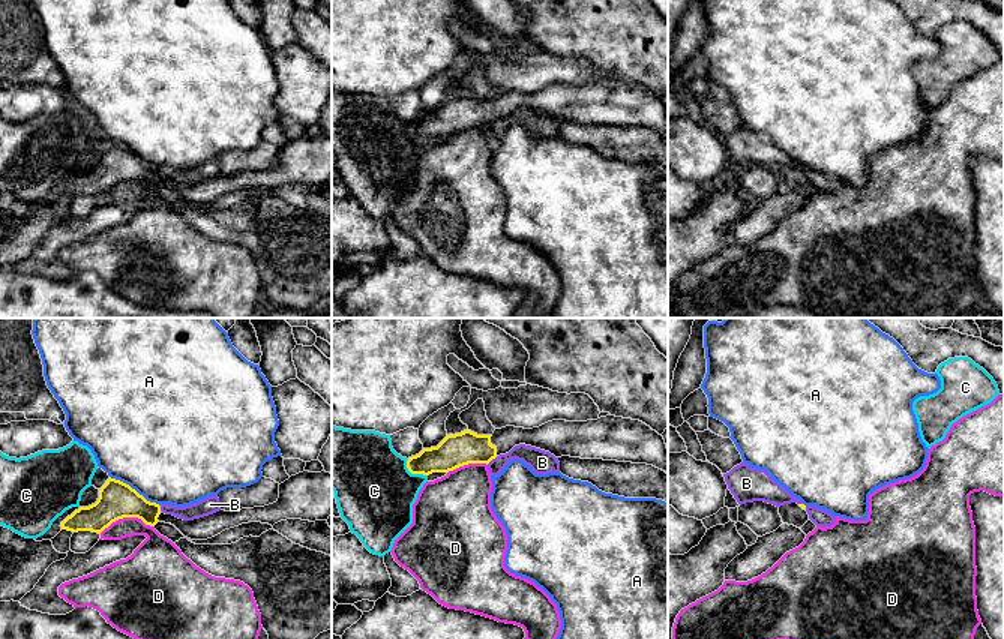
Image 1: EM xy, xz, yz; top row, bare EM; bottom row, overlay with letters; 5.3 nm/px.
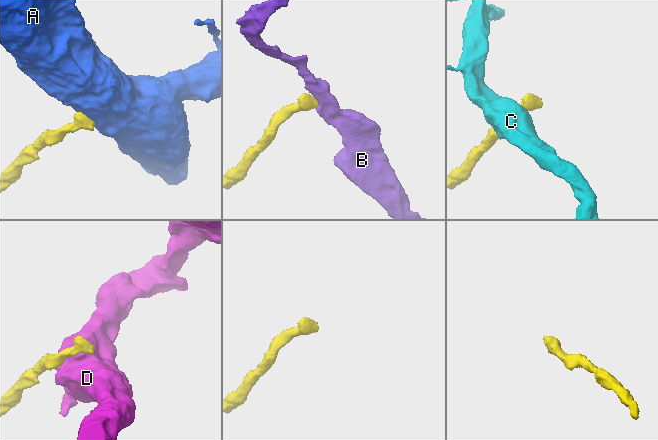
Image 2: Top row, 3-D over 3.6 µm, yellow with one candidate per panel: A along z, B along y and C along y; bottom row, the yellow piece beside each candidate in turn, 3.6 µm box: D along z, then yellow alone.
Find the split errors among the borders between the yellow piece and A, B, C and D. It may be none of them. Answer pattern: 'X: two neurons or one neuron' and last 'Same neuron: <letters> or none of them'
A: two neurons
B: two neurons
C: two neurons
D: two neurons
Same neuron: none of them

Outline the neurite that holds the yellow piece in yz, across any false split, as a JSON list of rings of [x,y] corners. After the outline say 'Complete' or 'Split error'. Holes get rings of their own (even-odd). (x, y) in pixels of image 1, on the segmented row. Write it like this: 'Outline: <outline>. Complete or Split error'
Outline: [[[791,502],[780,506],[779,514],[783,524],[794,525],[797,528],[801,528],[809,520],[804,504]]]. Split error

